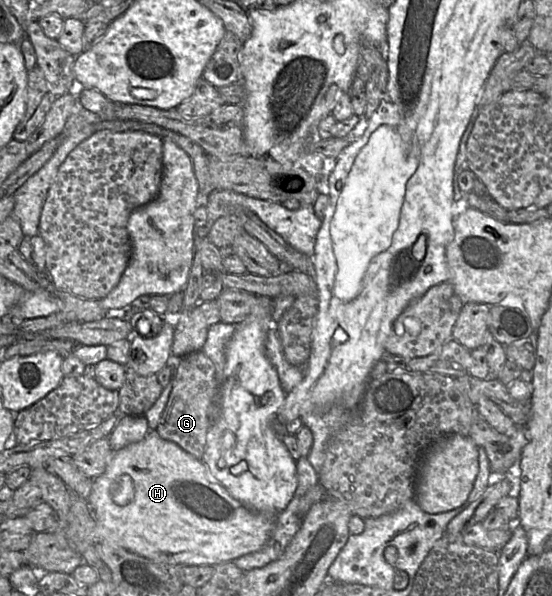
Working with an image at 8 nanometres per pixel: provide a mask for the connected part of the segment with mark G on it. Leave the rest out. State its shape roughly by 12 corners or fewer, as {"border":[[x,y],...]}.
{"border":[[196,351],[177,360],[155,431],[201,459],[218,393]]}

